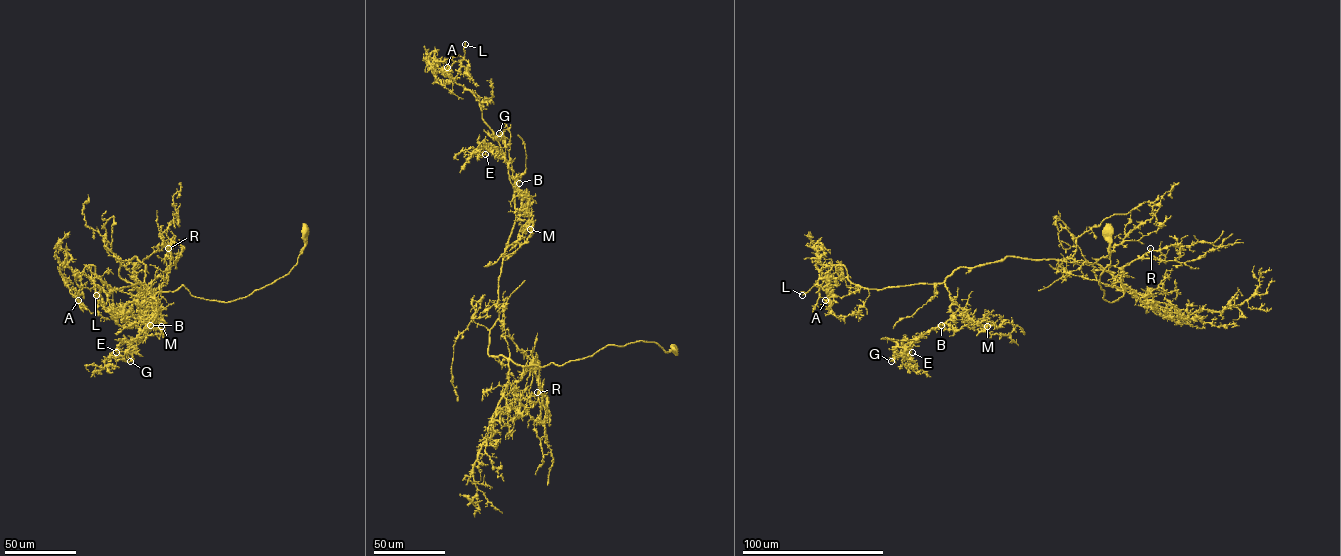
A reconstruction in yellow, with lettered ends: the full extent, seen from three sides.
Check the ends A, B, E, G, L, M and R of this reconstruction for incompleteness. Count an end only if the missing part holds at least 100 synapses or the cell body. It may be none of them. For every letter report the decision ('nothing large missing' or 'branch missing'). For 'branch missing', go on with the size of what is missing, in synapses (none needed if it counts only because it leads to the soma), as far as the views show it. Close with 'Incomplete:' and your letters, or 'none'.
A: nothing large missing
B: nothing large missing
E: nothing large missing
G: nothing large missing
L: branch missing; about 190 synapses
M: nothing large missing
R: nothing large missing
Incomplete: L

